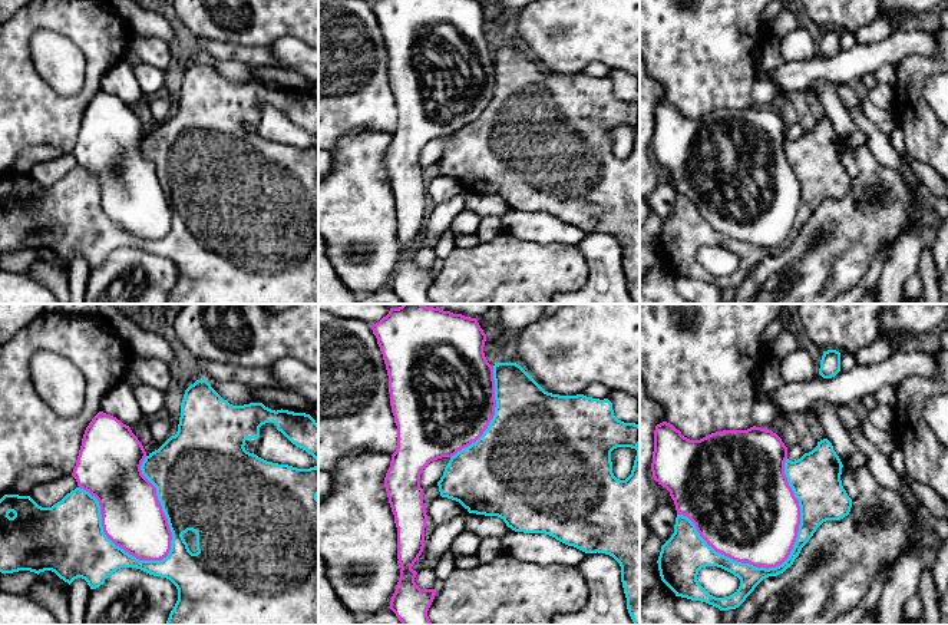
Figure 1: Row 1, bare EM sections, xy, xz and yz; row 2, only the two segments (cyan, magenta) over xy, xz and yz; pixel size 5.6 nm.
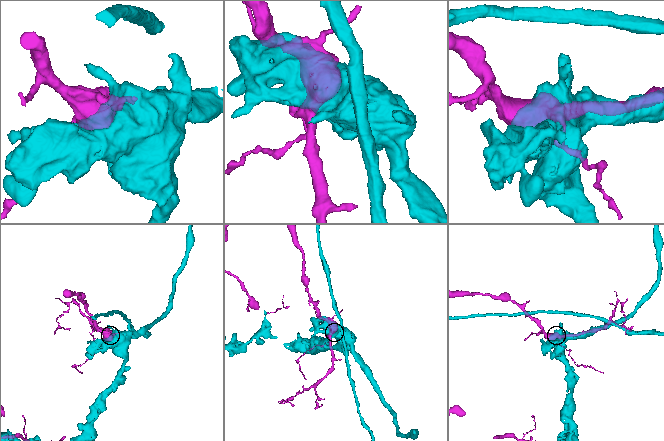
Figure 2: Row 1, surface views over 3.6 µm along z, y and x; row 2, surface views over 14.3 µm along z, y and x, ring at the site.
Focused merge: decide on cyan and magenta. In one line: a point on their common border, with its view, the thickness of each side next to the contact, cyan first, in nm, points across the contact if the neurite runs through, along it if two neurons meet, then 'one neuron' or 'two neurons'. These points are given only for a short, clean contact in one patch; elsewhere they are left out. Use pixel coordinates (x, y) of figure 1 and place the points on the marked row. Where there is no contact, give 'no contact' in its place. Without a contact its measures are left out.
yz (746, 564) | 130/500 nm | two neurons

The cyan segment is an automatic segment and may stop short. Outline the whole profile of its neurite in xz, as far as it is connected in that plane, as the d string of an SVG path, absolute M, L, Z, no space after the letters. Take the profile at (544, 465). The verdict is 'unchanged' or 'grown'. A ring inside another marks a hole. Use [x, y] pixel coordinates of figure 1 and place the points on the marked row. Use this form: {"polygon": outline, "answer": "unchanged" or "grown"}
{"polygon": "M516 363L495 364L493 380L495 416L475 443L450 457L437 482L440 496L459 502L469 513L498 516L515 532L545 533L585 553L612 556L621 566L628 614L640 625L640 426L618 420L608 399L545 391ZM617 447L637 450L625 480L612 473L611 452Z", "answer": "unchanged"}

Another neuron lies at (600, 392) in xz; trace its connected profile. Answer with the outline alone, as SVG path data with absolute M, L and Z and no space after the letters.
M591 384L582 391L584 396L599 400L608 399L610 393L611 388L605 387L604 384Z

